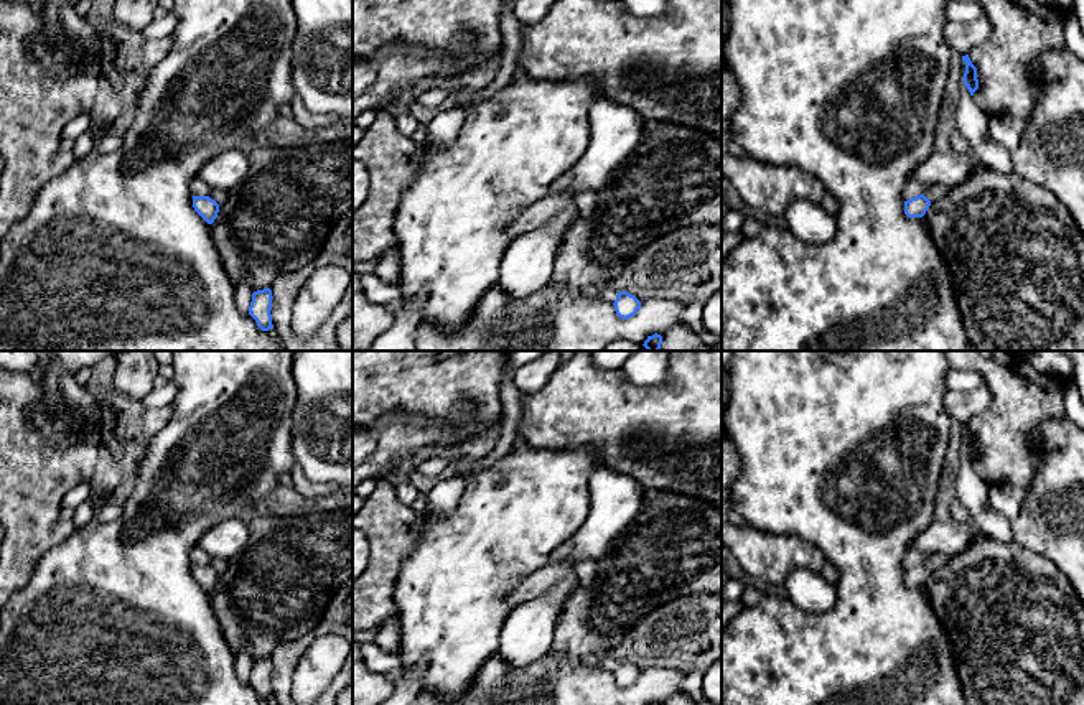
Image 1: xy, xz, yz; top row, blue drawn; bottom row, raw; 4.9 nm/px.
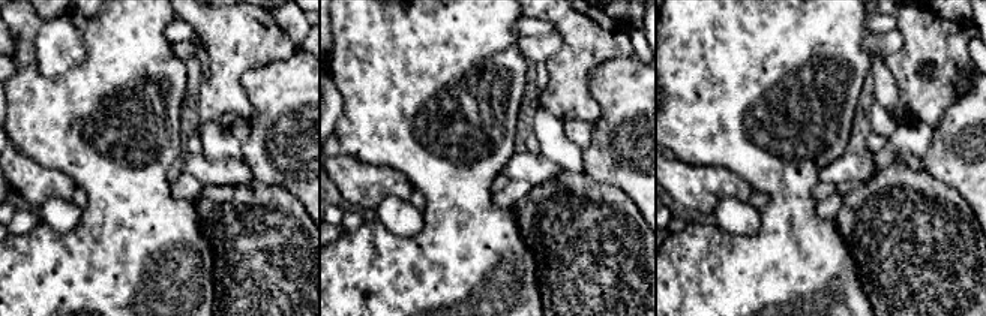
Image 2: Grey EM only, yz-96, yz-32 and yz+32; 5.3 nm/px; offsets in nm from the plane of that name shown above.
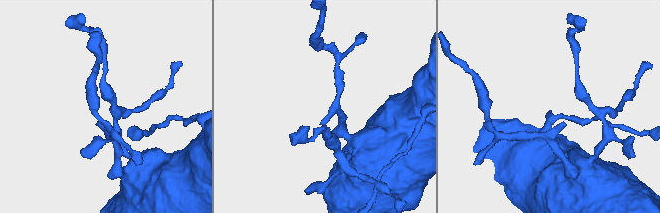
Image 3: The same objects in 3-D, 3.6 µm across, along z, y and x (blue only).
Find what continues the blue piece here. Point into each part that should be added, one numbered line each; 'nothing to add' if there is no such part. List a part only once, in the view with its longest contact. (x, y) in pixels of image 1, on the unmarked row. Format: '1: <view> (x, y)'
1: yz (934, 560)

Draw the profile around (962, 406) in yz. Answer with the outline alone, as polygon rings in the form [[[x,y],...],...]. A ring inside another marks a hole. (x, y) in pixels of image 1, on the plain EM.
[[[985,384],[972,392],[949,390],[944,397],[944,405],[956,422],[965,425],[972,417],[985,410],[990,404],[990,390]]]

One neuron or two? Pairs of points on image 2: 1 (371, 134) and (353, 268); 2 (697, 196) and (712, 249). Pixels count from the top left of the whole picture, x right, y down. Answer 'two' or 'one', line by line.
1: one
2: two

